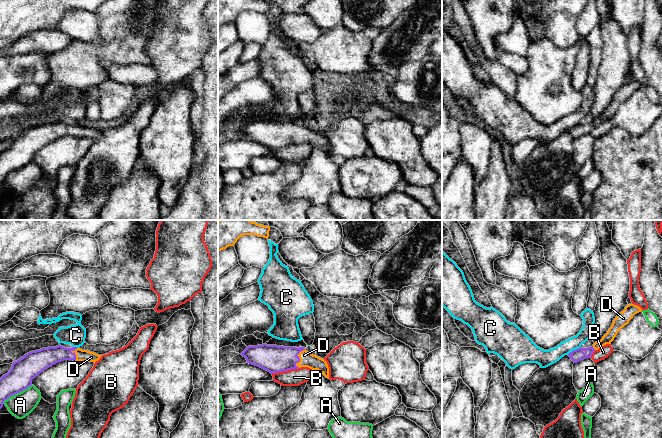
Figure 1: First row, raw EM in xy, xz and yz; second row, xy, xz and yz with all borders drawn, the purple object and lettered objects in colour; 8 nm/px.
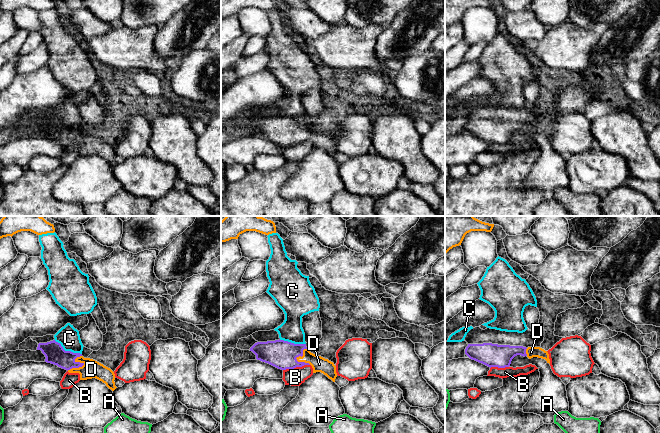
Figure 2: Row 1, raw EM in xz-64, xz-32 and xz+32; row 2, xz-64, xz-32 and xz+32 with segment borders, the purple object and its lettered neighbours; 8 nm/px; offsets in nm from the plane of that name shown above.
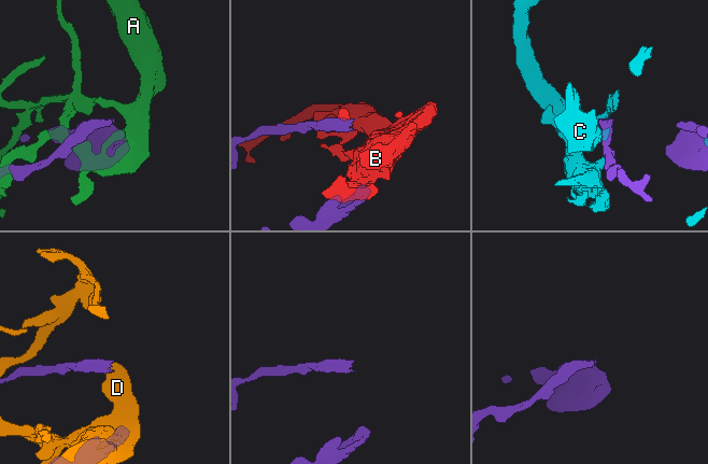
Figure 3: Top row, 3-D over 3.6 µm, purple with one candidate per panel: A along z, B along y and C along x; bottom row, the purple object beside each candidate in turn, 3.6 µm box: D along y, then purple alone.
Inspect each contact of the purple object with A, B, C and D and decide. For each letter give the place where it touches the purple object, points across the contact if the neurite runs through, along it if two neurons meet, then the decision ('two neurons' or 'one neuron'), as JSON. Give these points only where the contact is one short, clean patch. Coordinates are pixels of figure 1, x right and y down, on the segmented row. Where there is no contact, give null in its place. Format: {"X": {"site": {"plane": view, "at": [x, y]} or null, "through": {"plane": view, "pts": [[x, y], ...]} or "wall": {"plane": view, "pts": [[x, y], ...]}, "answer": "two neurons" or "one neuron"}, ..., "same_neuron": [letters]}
{"A": {"site": {"plane": "xy", "at": [17, 392]}, "answer": "two neurons"}, "B": {"site": {"plane": "xz", "at": [285, 370]}, "answer": "two neurons"}, "C": {"site": {"plane": "yz", "at": [573, 350]}, "answer": "two neurons"}, "D": {"site": {"plane": "xz", "at": [298, 357]}, "through": {"plane": "xz", "pts": [[272, 358], [298, 357], [307, 359]]}, "answer": "one neuron"}, "same_neuron": ["D"]}

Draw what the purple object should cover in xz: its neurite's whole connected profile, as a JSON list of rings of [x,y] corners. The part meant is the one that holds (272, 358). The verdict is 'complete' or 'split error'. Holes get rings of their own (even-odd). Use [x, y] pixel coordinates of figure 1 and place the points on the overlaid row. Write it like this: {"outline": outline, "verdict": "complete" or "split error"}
{"outline": [[[277,345],[248,346],[241,355],[247,363],[258,366],[271,374],[308,367],[320,371],[329,379],[327,362],[311,353],[304,347],[284,347]]], "verdict": "split error"}

